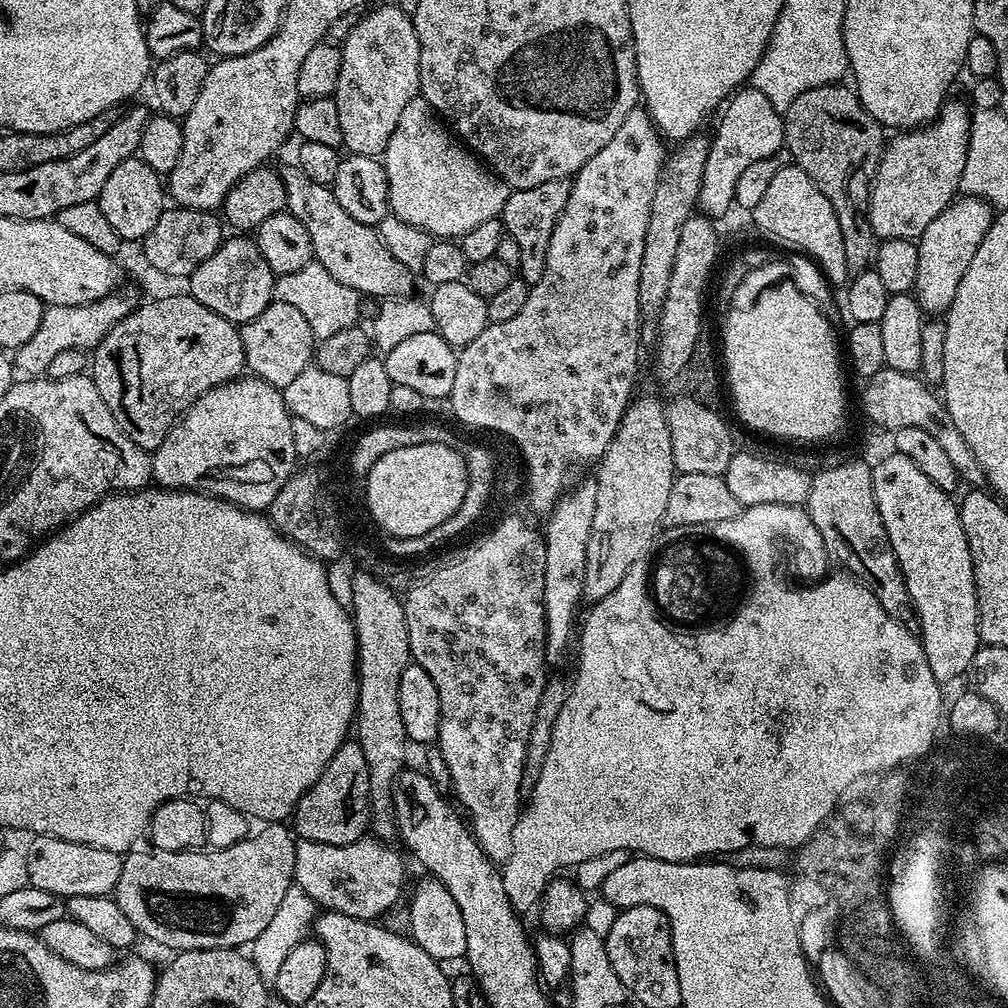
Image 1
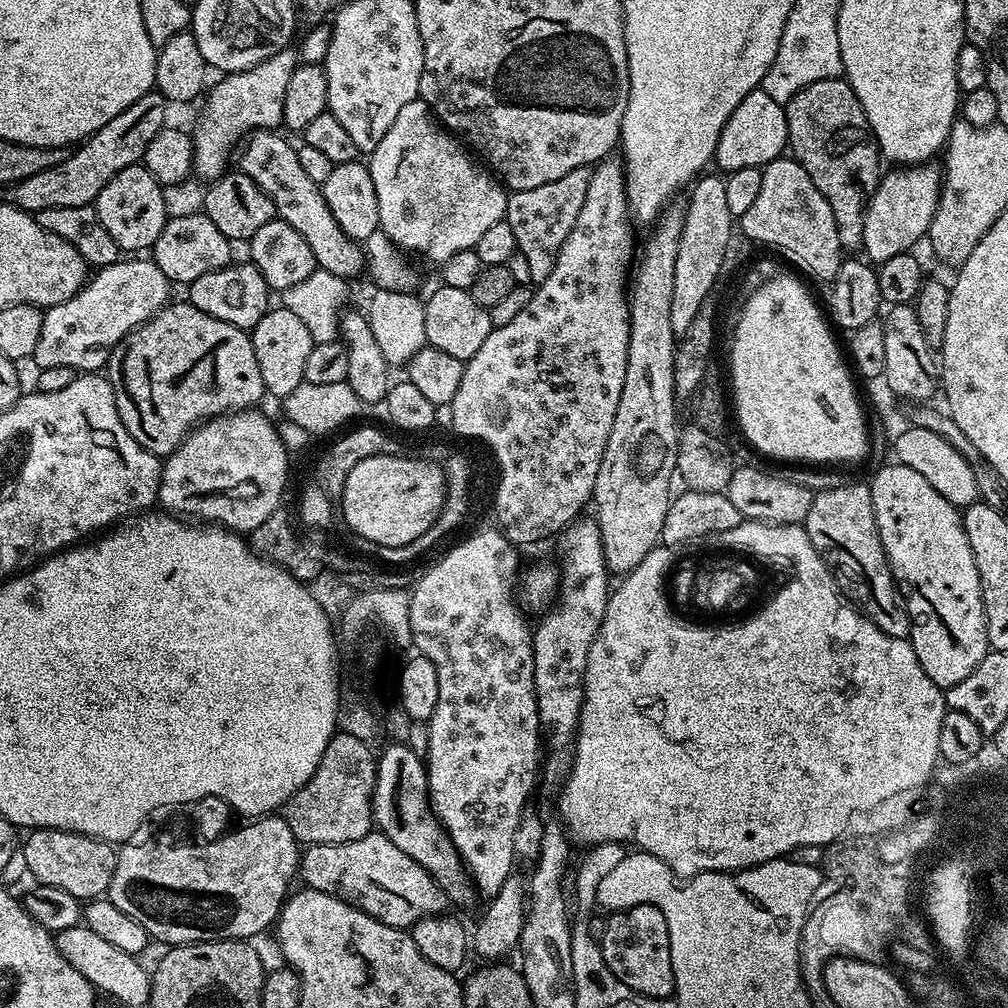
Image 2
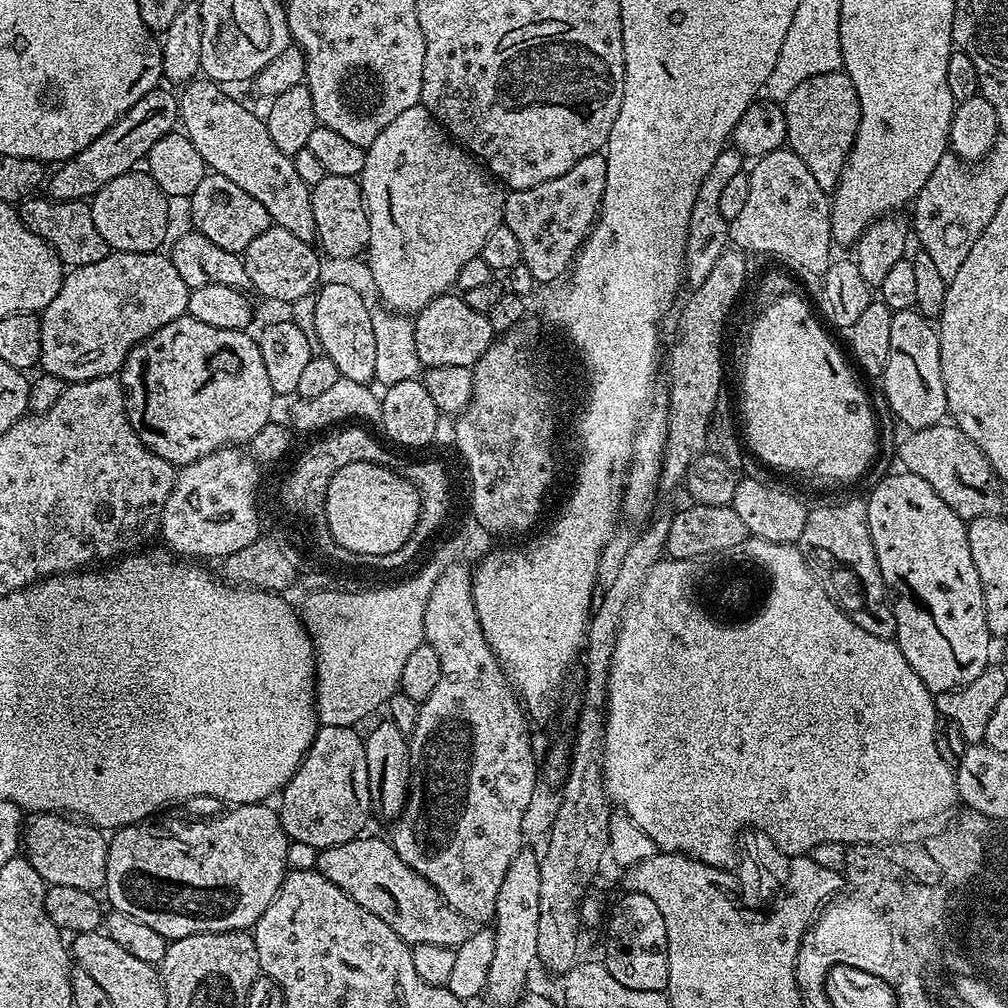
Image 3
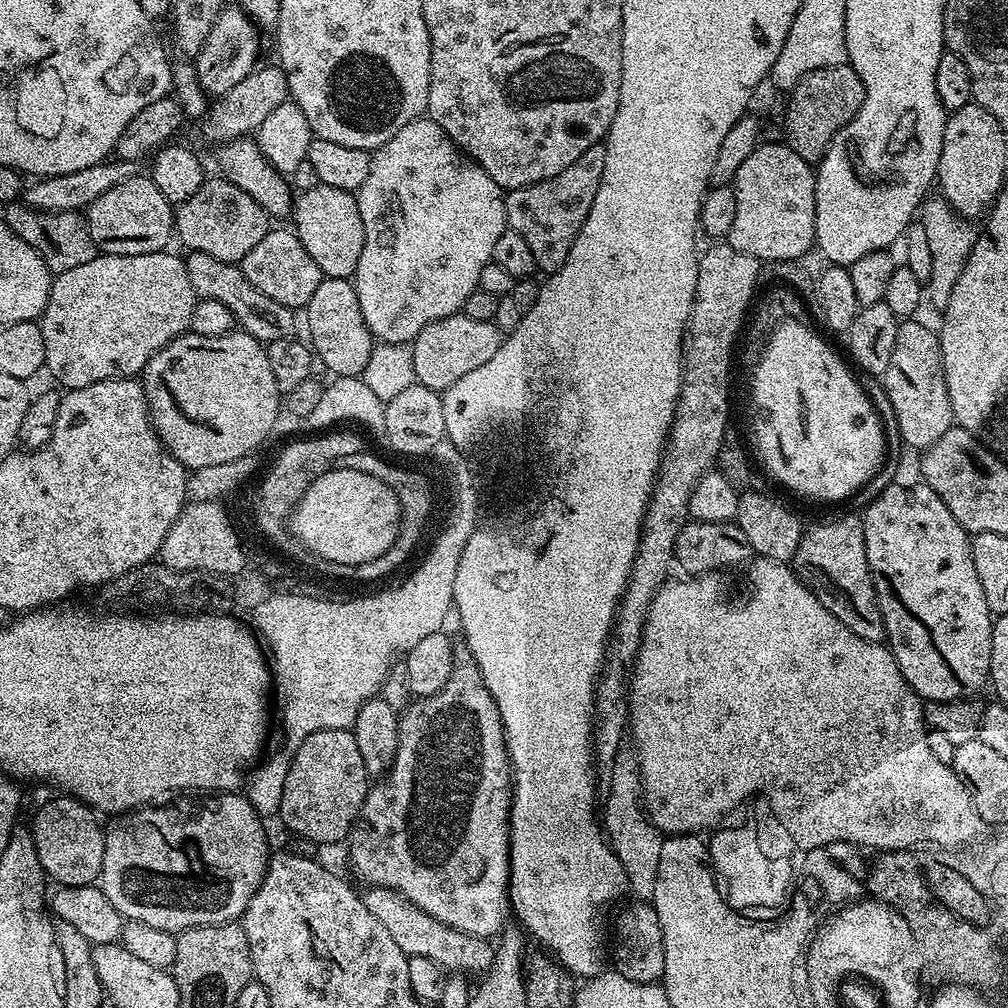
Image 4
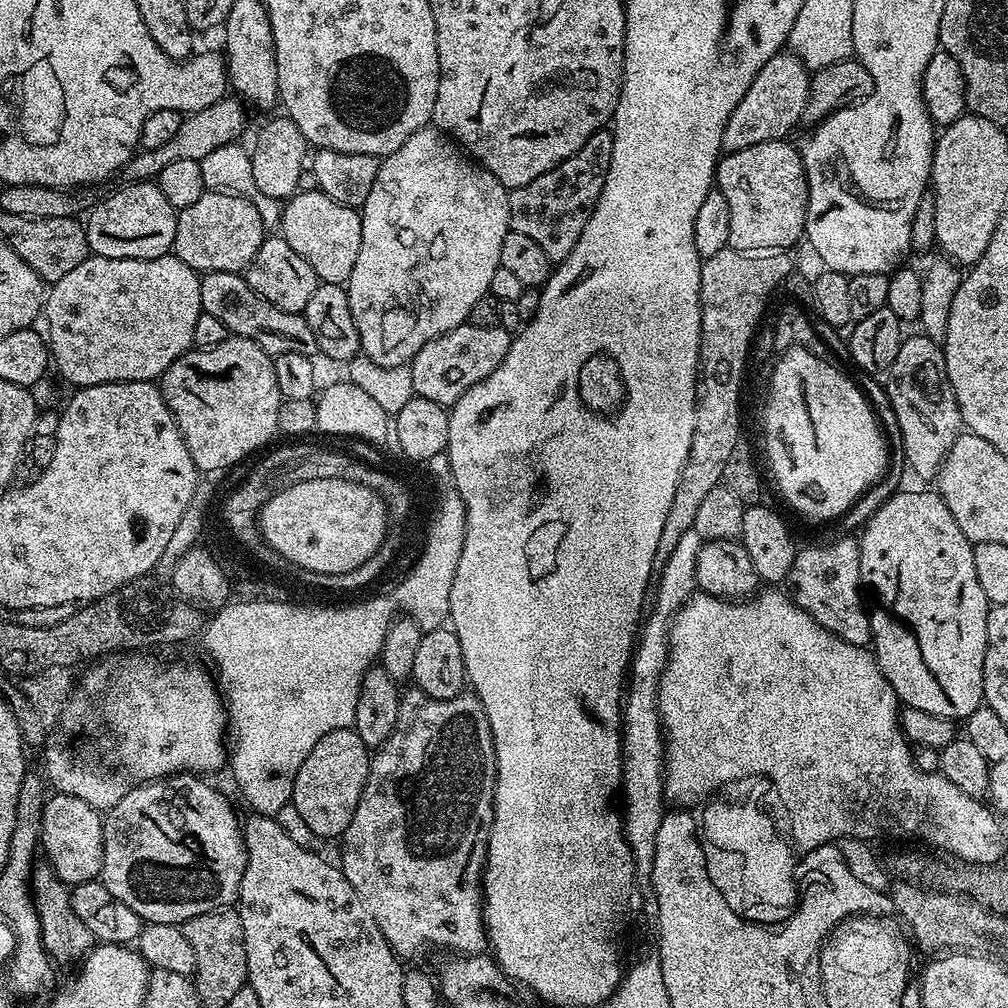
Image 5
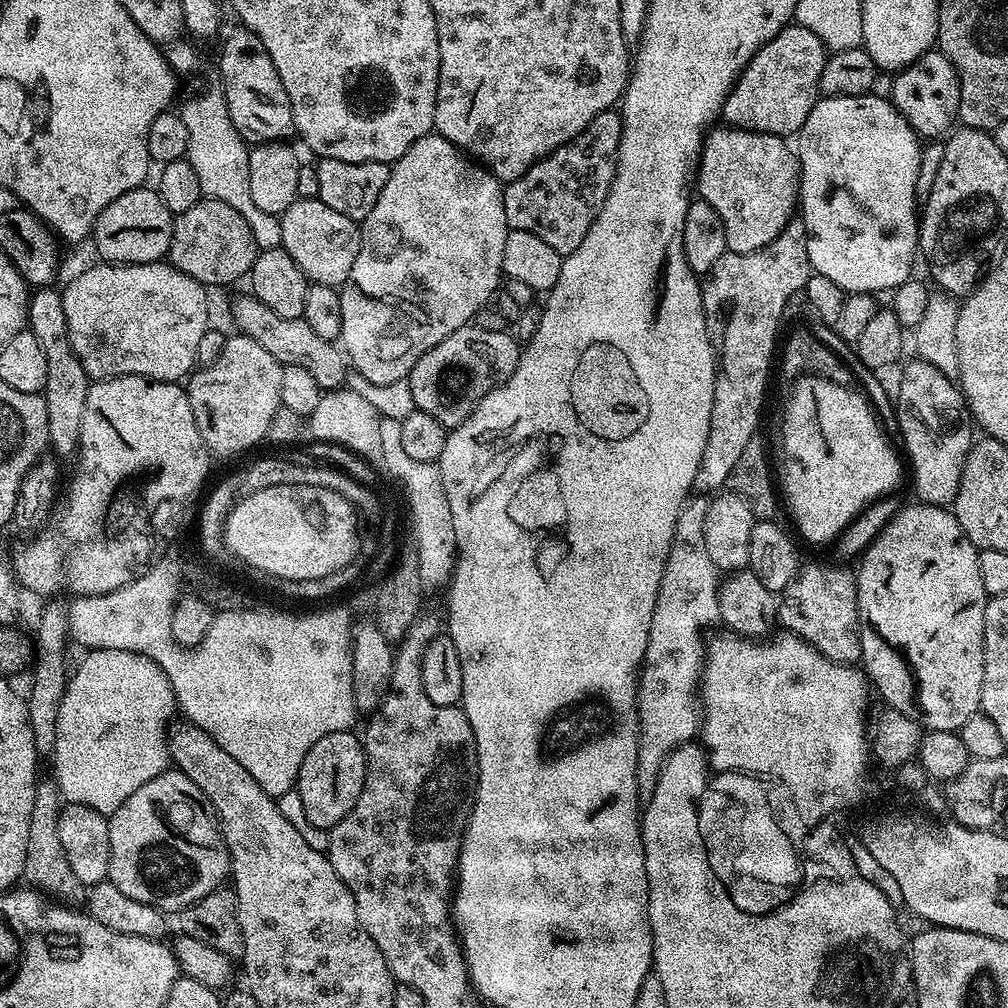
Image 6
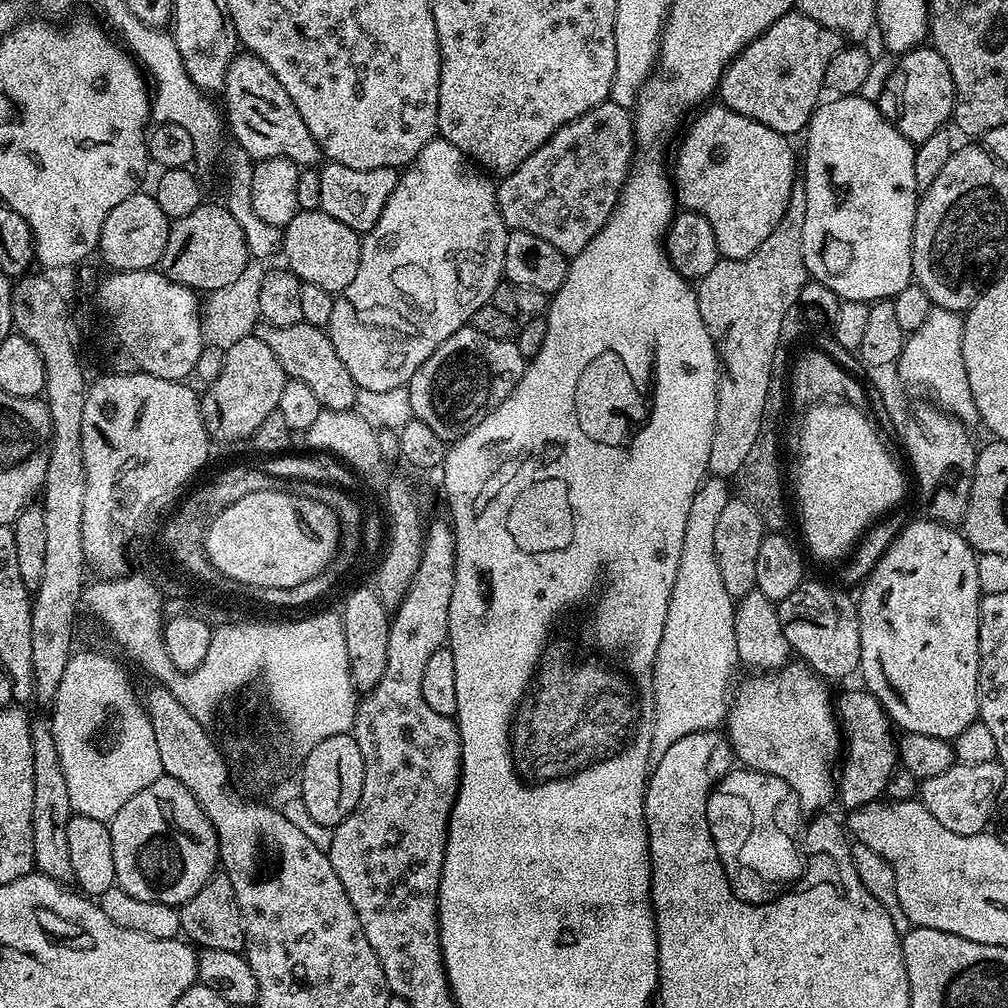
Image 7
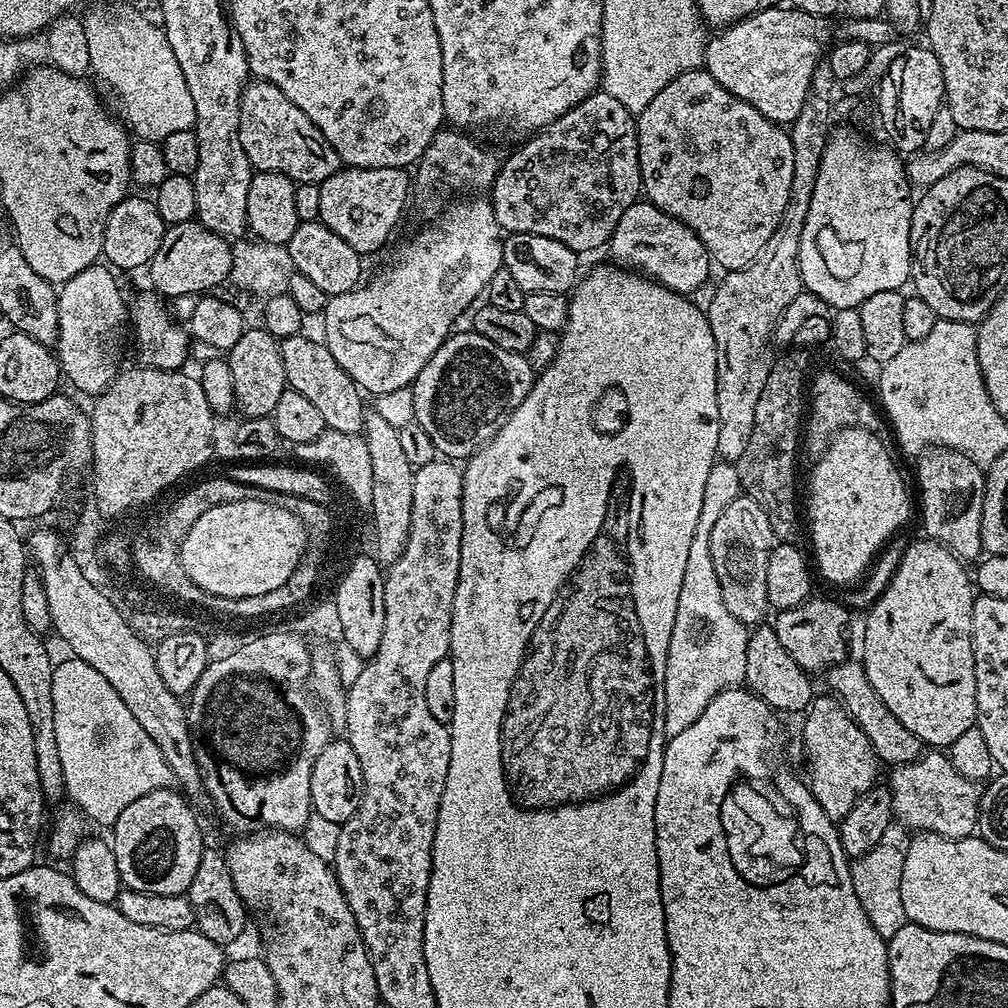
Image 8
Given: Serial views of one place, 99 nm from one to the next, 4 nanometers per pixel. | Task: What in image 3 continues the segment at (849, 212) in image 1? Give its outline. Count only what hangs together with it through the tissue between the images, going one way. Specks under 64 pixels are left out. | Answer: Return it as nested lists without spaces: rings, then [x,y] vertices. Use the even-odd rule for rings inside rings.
[[[843,70],[830,74],[814,74],[814,78],[806,78],[806,82],[802,82],[792,91],[790,98],[782,101],[782,107],[786,120],[787,147],[791,148],[794,154],[798,154],[802,162],[806,162],[806,167],[810,169],[810,174],[814,174],[818,186],[825,190],[835,189],[860,125],[860,103],[858,90],[854,90],[854,82],[850,82],[850,78]]]

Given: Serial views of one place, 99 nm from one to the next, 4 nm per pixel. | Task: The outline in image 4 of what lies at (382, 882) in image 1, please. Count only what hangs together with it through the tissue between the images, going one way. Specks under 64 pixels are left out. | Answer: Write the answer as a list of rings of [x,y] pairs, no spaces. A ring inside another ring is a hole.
[[[369,887],[367,891],[363,893],[366,910],[370,910],[370,914],[374,914],[374,918],[378,918],[378,922],[382,922],[382,926],[386,926],[390,938],[394,938],[394,942],[398,942],[398,950],[402,950],[408,956],[430,958],[432,962],[438,962],[438,966],[448,974],[469,974],[468,972],[483,974],[487,972],[492,964],[494,948],[485,937],[471,936],[462,930],[454,930],[450,926],[438,922],[430,914],[418,910],[418,906],[411,904],[402,894],[389,888]]]

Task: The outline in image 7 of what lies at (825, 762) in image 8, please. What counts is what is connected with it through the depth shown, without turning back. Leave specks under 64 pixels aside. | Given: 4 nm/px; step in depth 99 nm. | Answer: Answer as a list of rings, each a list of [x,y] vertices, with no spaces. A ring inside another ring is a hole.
[[[859,691],[844,692],[834,700],[838,723],[846,733],[846,751],[838,768],[838,800],[848,810],[877,803],[885,795],[890,774],[898,767],[898,744],[894,736],[892,740],[892,721],[871,692]]]

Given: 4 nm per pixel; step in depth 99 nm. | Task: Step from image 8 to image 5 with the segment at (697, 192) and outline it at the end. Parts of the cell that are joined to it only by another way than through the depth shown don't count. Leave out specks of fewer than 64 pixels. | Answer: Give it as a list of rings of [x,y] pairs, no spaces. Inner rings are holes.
[[[758,142],[758,146],[721,155],[714,184],[730,206],[729,248],[763,254],[801,243],[808,213],[808,183],[797,145],[788,143],[792,142]]]

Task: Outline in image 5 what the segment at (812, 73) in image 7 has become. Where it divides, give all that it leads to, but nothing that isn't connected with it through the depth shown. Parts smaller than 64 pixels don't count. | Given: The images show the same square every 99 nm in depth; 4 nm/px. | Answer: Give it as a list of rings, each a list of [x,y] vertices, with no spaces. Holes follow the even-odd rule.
[[[782,50],[750,82],[750,90],[742,94],[742,102],[734,106],[734,114],[722,130],[722,149],[725,153],[737,152],[746,146],[758,146],[758,142],[783,140],[791,137],[792,127],[801,123],[804,103],[808,100],[809,69],[805,68],[791,51]]]

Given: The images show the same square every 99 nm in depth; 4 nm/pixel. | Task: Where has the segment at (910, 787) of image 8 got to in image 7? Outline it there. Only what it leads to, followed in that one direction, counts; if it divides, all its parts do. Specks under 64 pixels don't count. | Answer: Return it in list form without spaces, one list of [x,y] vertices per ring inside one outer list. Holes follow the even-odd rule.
[[[996,760],[978,762],[978,766],[953,762],[942,774],[926,778],[918,788],[918,799],[921,804],[954,834],[969,836],[985,831],[989,826],[988,819],[993,819],[996,810],[996,799],[1006,783],[1006,769]]]

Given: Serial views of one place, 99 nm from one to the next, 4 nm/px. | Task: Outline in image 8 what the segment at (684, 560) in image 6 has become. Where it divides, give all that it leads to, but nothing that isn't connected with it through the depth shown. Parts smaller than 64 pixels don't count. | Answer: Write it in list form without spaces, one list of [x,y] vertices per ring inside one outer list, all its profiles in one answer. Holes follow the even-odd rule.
[[[735,463],[713,464],[702,493],[698,530],[694,530],[694,542],[690,542],[690,554],[682,577],[682,594],[678,594],[678,614],[674,618],[674,630],[670,630],[670,650],[666,654],[664,734],[668,738],[682,734],[686,726],[698,722],[706,706],[710,706],[719,692],[741,687],[746,678],[746,646],[750,628],[726,610],[722,586],[718,586],[718,574],[714,570],[714,558],[710,558],[710,530],[714,530],[714,522],[718,522],[726,506],[740,495],[742,491]]]

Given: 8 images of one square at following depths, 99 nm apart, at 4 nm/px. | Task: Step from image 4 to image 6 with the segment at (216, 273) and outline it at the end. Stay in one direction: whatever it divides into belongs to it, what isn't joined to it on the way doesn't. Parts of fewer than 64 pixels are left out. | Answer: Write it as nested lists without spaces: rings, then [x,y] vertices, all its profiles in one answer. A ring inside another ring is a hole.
[[[251,294],[240,296],[232,304],[232,320],[236,323],[235,331],[241,336],[249,336],[270,350],[274,358],[282,366],[302,366],[302,370],[310,370],[314,382],[318,382],[321,390],[335,390],[345,383],[346,356],[333,341],[314,334],[314,329],[302,318],[282,318],[282,314],[274,314],[270,306],[258,302]]]

